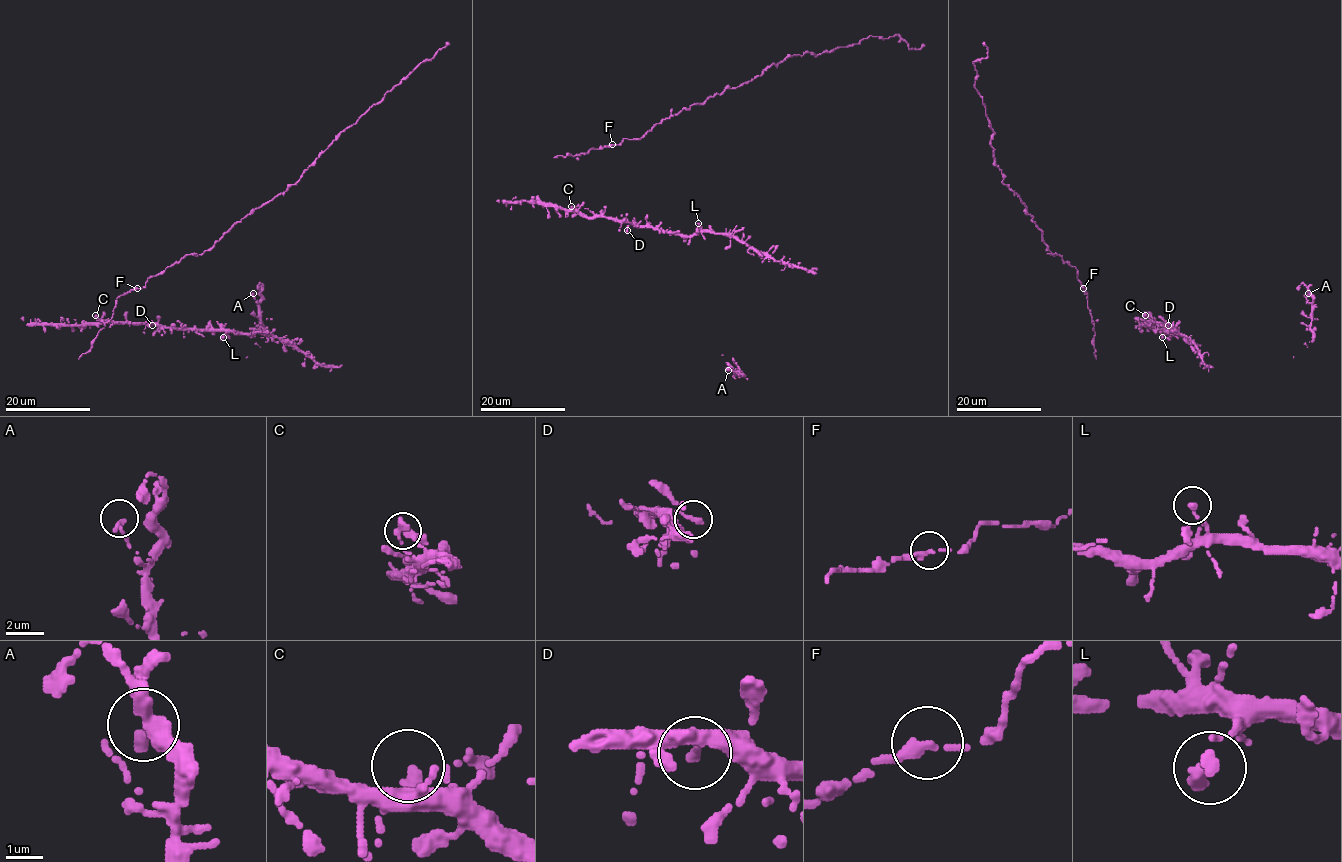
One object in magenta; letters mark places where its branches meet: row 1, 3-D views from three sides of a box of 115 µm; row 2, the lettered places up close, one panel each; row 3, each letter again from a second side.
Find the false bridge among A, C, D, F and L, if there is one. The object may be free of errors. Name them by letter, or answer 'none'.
none

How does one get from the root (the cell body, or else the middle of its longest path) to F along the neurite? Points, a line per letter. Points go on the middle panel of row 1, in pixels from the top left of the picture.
F: (596, 149), (612, 145)

